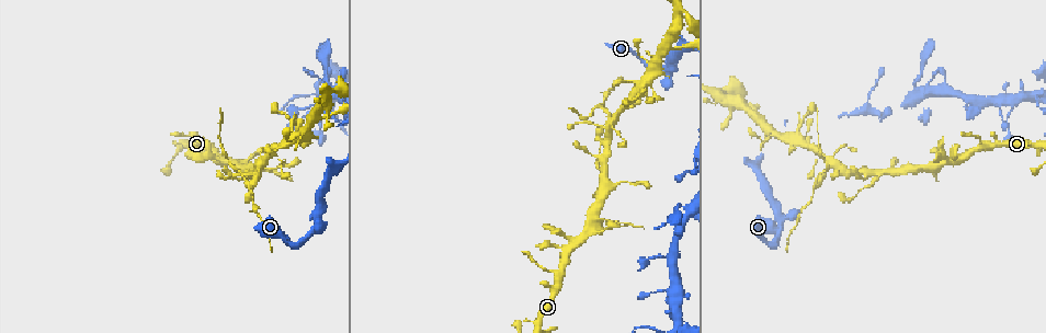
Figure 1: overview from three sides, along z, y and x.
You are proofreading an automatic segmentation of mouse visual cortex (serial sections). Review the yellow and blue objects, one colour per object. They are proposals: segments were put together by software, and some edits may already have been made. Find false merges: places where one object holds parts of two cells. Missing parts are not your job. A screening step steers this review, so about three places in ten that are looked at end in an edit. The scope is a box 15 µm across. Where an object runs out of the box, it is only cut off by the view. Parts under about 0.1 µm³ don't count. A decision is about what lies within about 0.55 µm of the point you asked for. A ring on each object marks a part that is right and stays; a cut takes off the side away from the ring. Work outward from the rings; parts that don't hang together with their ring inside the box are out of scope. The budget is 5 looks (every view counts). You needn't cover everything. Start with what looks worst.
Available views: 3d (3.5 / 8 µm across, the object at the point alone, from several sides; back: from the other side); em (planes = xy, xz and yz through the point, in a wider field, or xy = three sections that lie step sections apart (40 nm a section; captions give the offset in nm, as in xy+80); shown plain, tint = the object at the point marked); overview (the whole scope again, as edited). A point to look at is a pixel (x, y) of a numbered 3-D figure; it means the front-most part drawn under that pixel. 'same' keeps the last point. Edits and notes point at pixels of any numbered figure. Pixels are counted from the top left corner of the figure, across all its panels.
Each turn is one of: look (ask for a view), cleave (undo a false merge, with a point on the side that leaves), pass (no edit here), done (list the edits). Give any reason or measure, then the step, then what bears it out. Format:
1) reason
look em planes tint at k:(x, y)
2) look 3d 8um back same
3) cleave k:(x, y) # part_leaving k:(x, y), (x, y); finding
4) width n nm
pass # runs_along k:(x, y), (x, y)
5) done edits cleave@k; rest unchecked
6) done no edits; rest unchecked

thin neck
look 3d 3.5um at 1:(260, 165)

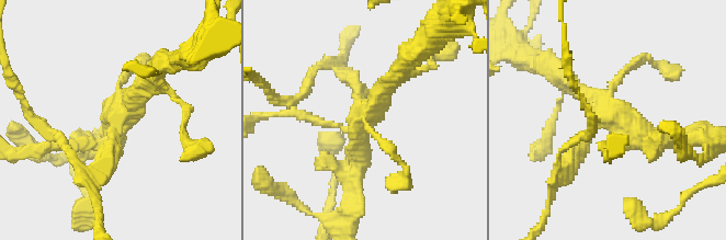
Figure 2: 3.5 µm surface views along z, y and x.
look em xy step 3 tint at 2:(365, 117)

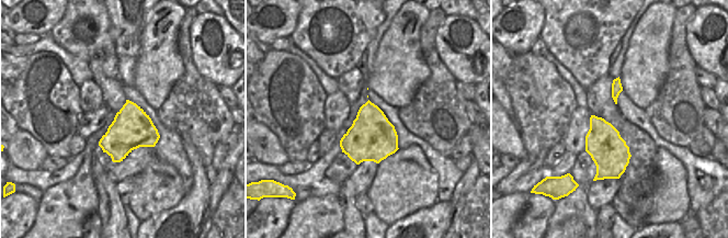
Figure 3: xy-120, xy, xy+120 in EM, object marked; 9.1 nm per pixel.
width 440 nm
pass # runs_along 2:(669, 138), (624, 128), (559, 75); all the same cell

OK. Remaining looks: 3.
abrupt turn
look 3d 3.5um at 1:(778, 230)

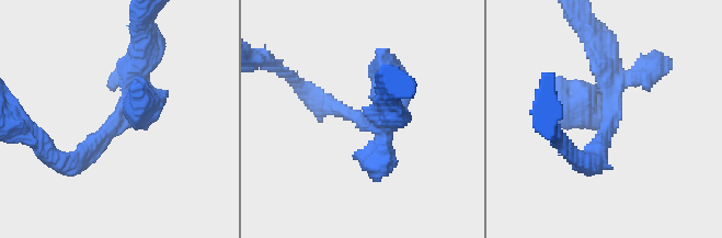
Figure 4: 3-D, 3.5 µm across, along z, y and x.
now the EM
look em xy step 5 tint at 4:(117, 122)

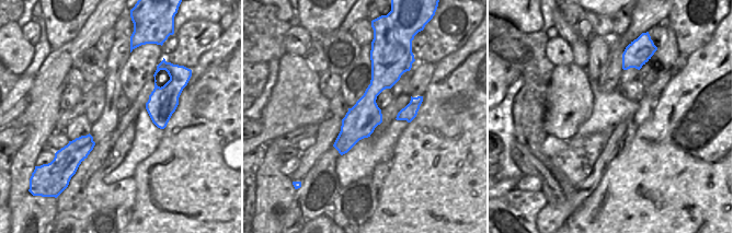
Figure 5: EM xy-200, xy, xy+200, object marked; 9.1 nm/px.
pass # runs_along 5:(374, 59), (377, 85), (342, 151); all the same cell

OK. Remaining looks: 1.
done no edits; rest unchecked

